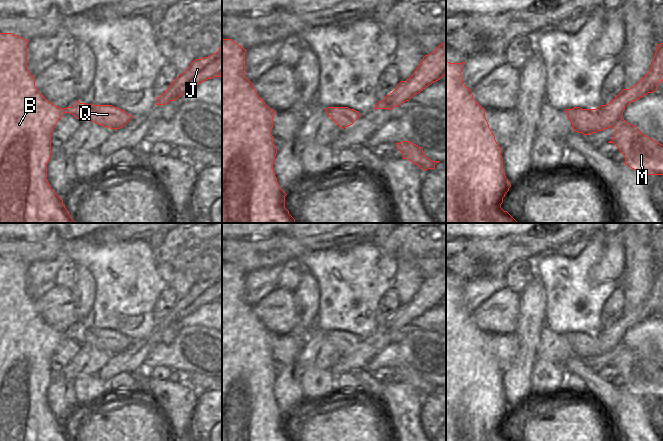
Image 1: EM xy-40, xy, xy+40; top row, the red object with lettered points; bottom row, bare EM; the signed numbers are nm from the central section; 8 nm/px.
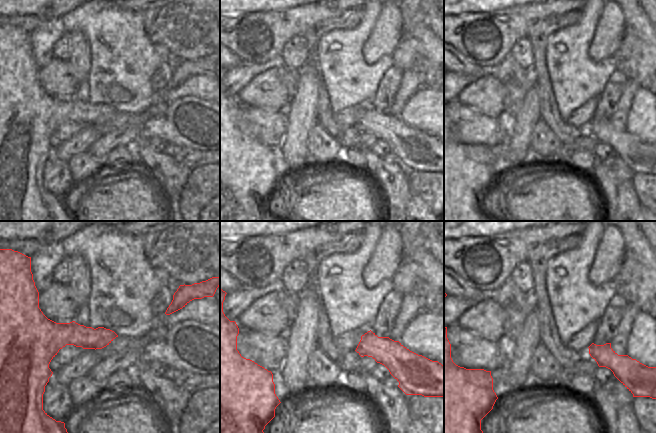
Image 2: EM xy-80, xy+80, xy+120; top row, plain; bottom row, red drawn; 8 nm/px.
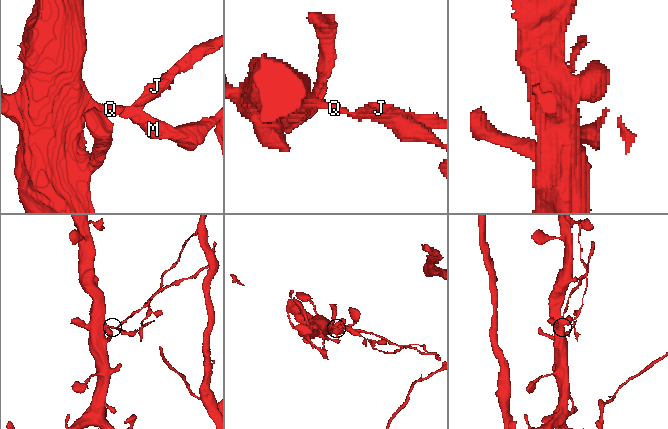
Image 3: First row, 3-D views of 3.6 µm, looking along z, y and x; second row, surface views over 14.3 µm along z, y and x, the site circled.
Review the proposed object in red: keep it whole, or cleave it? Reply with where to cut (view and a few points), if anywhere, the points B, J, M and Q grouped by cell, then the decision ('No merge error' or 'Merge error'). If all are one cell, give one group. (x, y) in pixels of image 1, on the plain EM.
Split along xy-40 (116, 332), (126, 340), (128, 345). Groups: B Q / J M. Merge error

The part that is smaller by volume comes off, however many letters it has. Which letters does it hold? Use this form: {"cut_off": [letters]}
{"cut_off": ["J", "M"]}

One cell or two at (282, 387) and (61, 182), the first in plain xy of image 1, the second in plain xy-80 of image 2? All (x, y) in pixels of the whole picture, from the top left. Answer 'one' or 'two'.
one

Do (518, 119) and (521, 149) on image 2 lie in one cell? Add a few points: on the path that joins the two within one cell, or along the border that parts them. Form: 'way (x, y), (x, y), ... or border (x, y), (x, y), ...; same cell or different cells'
way (521, 126), (521, 142); same cell

